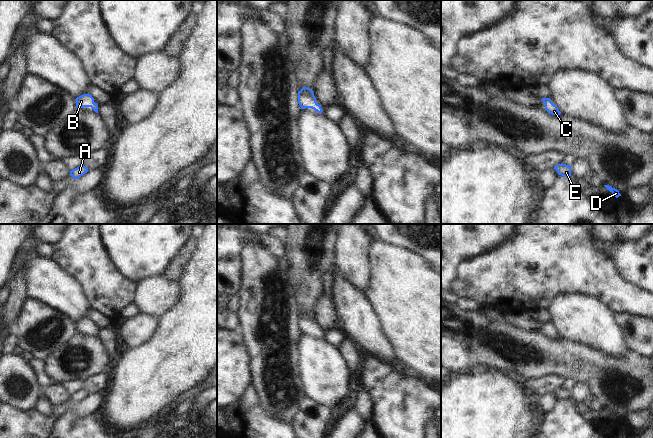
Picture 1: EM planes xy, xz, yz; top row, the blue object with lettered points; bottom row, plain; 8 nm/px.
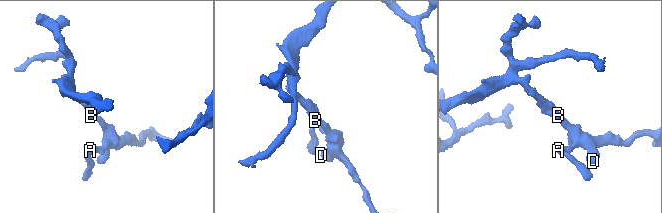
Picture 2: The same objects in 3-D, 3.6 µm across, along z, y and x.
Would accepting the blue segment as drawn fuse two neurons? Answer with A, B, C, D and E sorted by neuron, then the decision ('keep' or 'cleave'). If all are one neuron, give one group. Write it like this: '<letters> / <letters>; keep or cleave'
A B C D E; keep

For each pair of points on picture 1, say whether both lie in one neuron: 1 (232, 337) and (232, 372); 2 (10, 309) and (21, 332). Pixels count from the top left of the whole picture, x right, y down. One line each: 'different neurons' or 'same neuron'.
1: same neuron
2: different neurons

